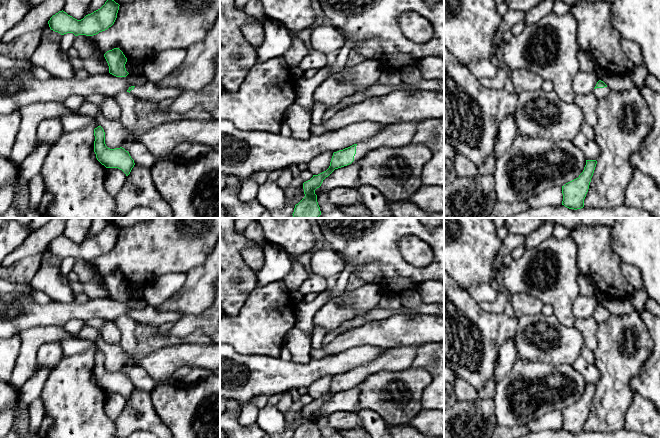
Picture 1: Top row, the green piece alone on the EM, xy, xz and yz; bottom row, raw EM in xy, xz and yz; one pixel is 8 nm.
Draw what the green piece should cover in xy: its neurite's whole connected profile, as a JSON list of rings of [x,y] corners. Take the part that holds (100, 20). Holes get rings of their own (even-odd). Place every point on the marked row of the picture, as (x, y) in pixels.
[[[107,0],[100,9],[86,15],[81,20],[73,18],[62,10],[53,15],[48,24],[51,30],[61,35],[73,33],[75,36],[93,36],[114,24],[119,6],[114,0]]]

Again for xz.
[[[405,122],[389,125],[385,131],[380,132],[364,143],[354,144],[343,150],[333,153],[329,168],[303,183],[305,197],[295,205],[294,218],[318,218],[321,215],[315,190],[323,180],[335,169],[347,166],[354,160],[360,160],[366,153],[381,147],[405,146],[410,144],[416,127],[420,122]]]

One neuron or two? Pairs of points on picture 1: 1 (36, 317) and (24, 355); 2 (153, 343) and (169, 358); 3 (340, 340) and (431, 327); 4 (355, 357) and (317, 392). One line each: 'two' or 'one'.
1: two
2: two
3: one
4: two

